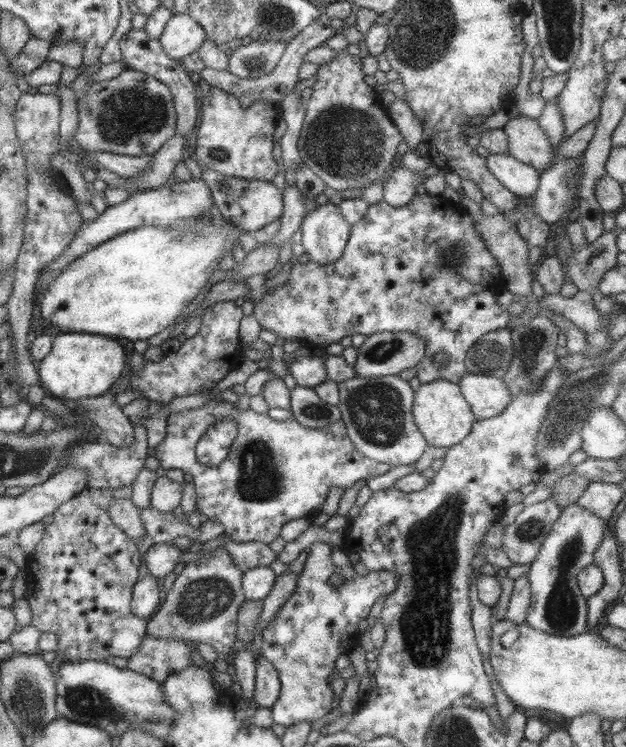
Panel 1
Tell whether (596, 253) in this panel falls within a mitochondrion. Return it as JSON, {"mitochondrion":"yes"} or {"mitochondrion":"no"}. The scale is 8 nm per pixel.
{"mitochondrion":"no"}

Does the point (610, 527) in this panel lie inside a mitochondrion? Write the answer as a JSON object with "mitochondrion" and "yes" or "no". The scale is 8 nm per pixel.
{"mitochondrion":"no"}

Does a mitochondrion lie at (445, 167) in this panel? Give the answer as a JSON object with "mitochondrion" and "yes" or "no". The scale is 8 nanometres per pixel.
{"mitochondrion":"no"}

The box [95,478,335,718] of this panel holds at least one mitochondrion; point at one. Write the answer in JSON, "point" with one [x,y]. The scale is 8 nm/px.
{"point":[201,600]}

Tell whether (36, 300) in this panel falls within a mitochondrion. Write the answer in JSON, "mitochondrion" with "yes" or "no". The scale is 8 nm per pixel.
{"mitochondrion":"no"}

